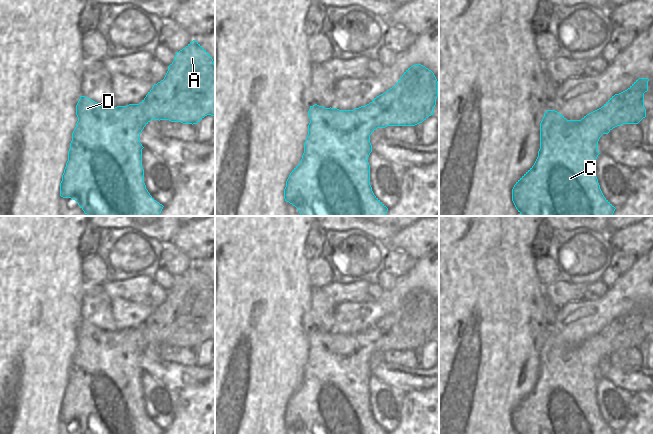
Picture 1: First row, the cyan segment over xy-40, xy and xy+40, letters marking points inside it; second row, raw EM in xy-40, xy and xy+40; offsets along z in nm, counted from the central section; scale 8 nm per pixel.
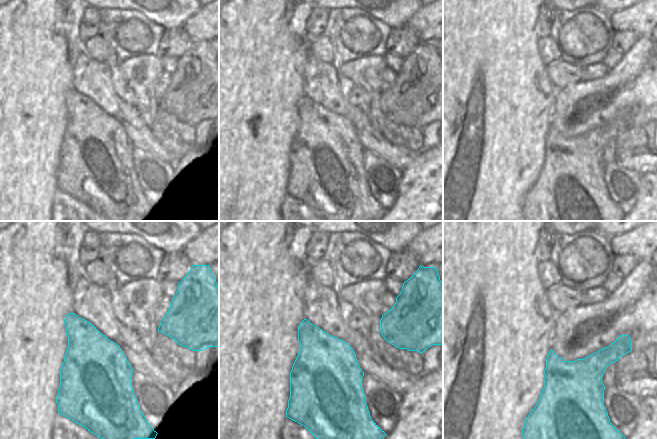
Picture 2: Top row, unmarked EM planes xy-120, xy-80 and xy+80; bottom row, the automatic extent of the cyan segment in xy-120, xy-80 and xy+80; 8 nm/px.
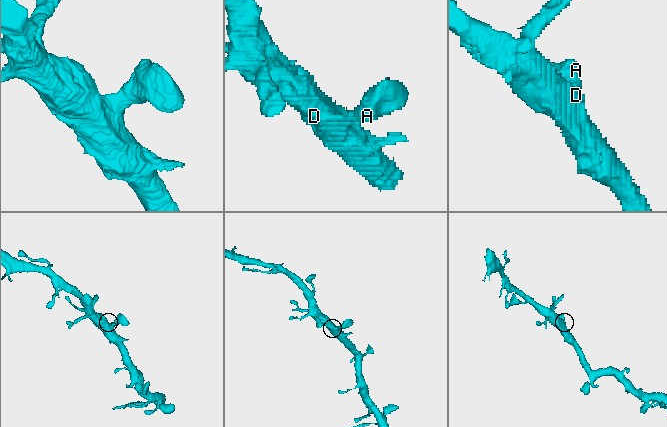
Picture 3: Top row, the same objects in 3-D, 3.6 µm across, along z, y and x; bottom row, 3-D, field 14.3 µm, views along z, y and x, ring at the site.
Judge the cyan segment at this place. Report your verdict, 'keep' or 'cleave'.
keep

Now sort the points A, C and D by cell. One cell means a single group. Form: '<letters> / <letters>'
A C D

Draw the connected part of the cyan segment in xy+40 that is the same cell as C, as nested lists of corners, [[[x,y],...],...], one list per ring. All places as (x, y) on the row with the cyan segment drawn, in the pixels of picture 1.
[[[639,78],[627,90],[612,96],[601,108],[581,120],[567,120],[555,110],[547,110],[540,123],[540,149],[534,165],[516,182],[512,201],[522,216],[612,216],[615,207],[604,197],[596,177],[598,141],[603,134],[623,124],[638,124],[646,117],[644,93],[648,78]]]

